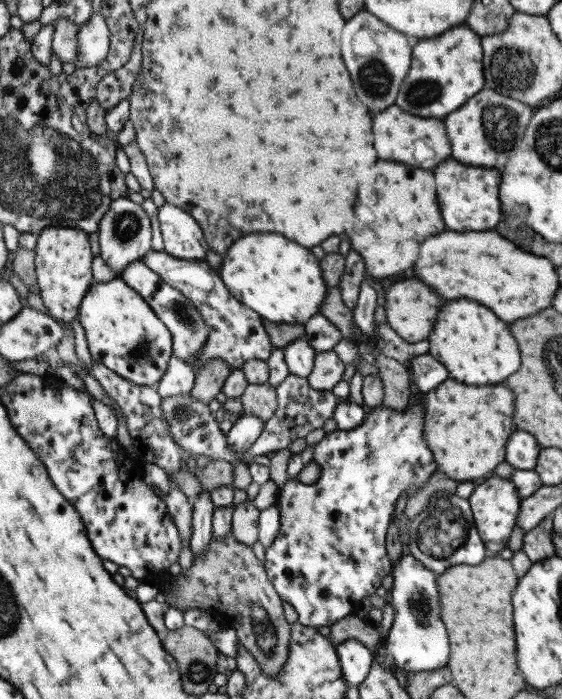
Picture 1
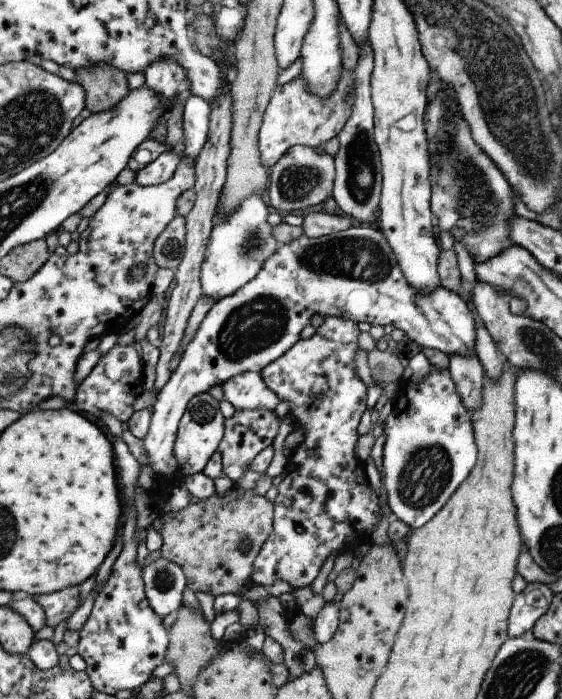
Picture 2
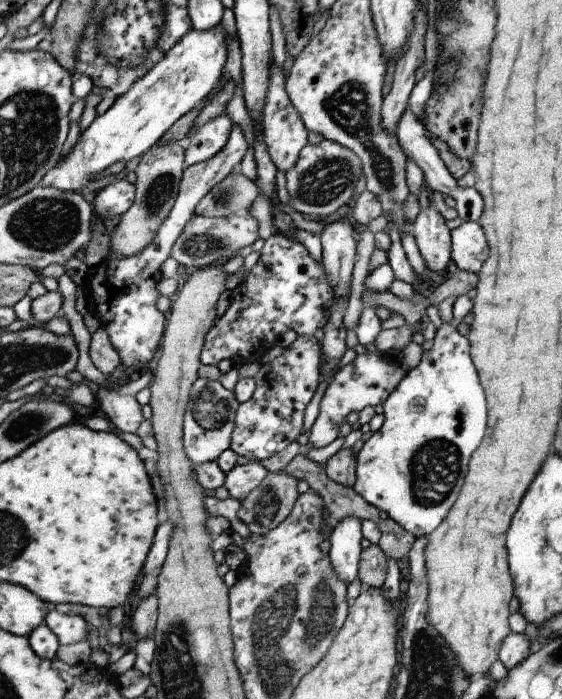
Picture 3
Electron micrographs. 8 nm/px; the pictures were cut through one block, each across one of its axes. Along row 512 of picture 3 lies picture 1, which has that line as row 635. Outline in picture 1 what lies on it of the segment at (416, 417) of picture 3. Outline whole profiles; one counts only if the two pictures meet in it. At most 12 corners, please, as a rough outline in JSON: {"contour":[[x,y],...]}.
{"contour":[[393,562],[395,618],[373,658],[389,672],[445,668],[435,576]]}

